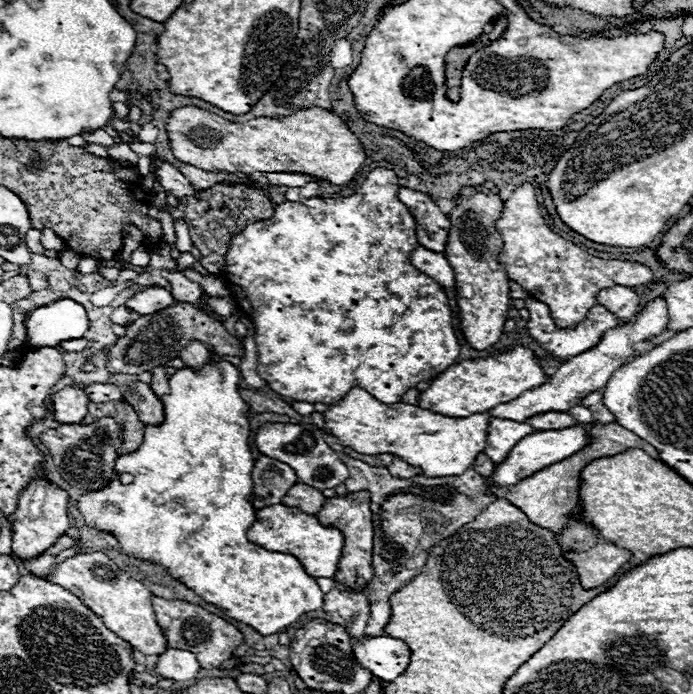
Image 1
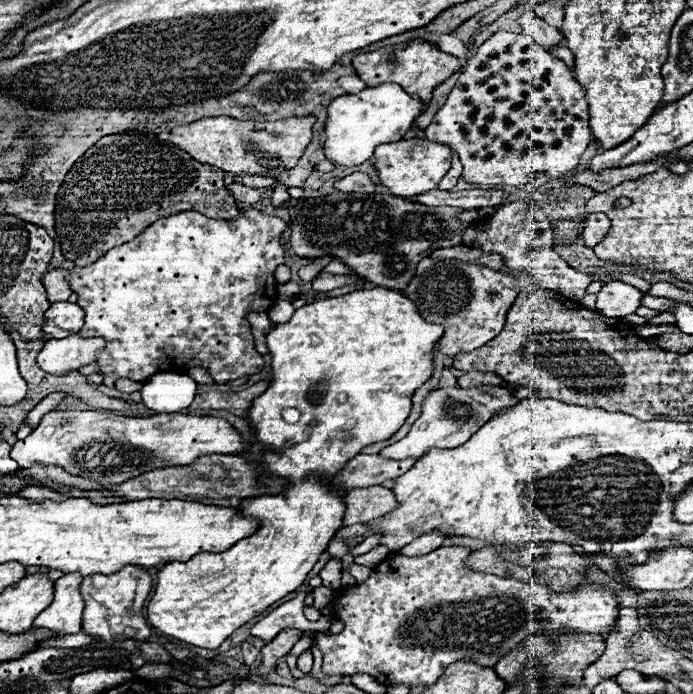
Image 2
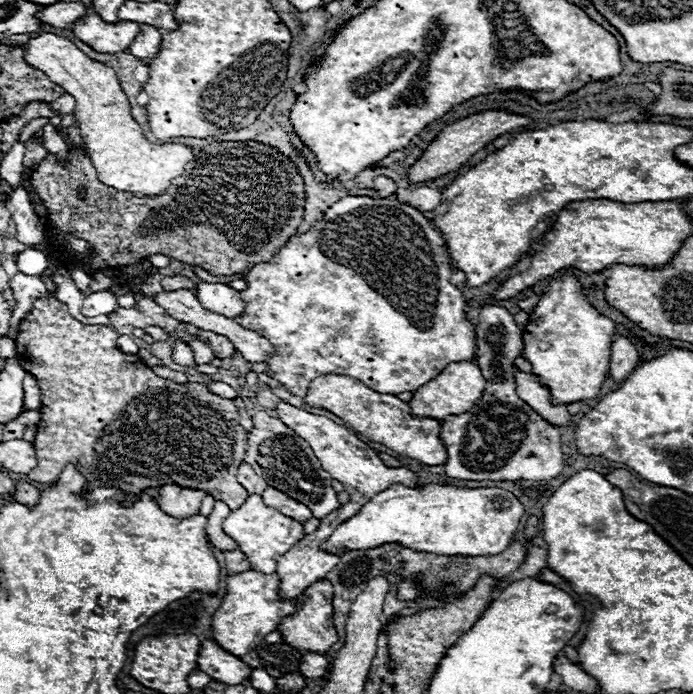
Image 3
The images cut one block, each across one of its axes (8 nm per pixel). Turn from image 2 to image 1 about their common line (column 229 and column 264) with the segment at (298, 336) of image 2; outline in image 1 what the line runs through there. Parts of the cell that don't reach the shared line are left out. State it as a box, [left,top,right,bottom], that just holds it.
[78,360,324,636]

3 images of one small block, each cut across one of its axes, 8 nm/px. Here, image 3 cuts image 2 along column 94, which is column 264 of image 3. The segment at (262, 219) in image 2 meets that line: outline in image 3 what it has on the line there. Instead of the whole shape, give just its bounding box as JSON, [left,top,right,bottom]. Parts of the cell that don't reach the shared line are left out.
[234,196,476,398]

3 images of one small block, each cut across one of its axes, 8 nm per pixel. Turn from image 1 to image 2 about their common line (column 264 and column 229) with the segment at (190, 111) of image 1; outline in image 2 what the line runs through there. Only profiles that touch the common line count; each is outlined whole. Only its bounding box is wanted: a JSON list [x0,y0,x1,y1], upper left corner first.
[170,116,316,176]

